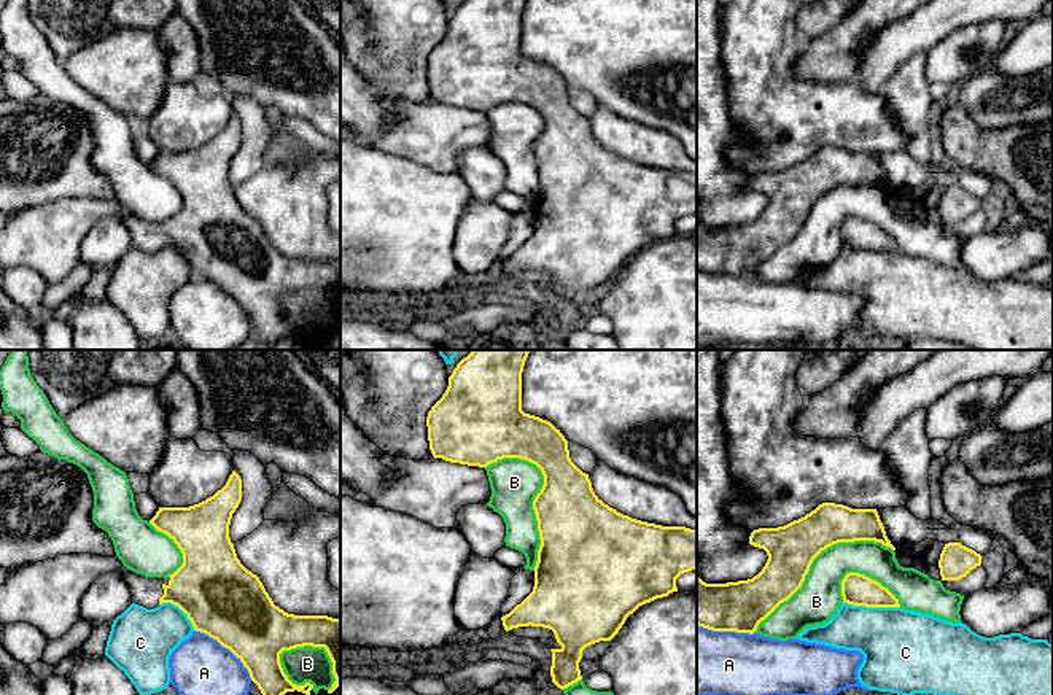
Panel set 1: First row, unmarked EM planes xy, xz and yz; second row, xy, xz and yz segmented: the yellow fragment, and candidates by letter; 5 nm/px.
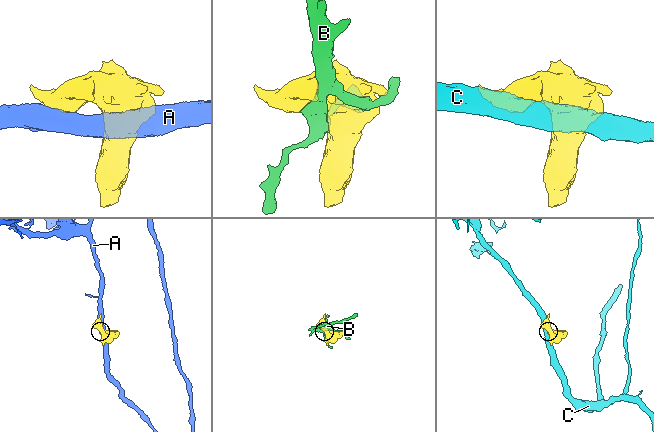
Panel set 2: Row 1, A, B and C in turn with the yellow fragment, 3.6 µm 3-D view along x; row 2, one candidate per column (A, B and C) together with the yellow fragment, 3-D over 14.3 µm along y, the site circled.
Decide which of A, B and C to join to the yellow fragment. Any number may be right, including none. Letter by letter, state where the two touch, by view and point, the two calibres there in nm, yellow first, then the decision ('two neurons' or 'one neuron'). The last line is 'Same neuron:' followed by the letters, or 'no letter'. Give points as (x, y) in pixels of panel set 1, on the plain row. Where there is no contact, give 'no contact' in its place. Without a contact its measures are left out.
A: xy (228, 291) | 380/340 nm | two neurons
B: yz (815, 201) | 240/220 nm | two neurons
C: yz (872, 250) | 160/380 nm | two neurons
Same neuron: no letter

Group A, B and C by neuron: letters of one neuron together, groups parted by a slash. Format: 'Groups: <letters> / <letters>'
Groups: A / B / C

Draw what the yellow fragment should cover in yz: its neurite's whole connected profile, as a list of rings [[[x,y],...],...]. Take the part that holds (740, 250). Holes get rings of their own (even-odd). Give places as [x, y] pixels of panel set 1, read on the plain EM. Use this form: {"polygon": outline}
{"polygon": [[[822,146],[784,170],[754,173],[749,188],[767,196],[765,210],[752,223],[727,227],[706,227],[697,215],[697,269],[713,275],[756,277],[759,267],[802,231],[813,204],[822,194],[838,186],[854,184],[875,184],[896,194],[876,153],[851,153],[835,146]]]}

